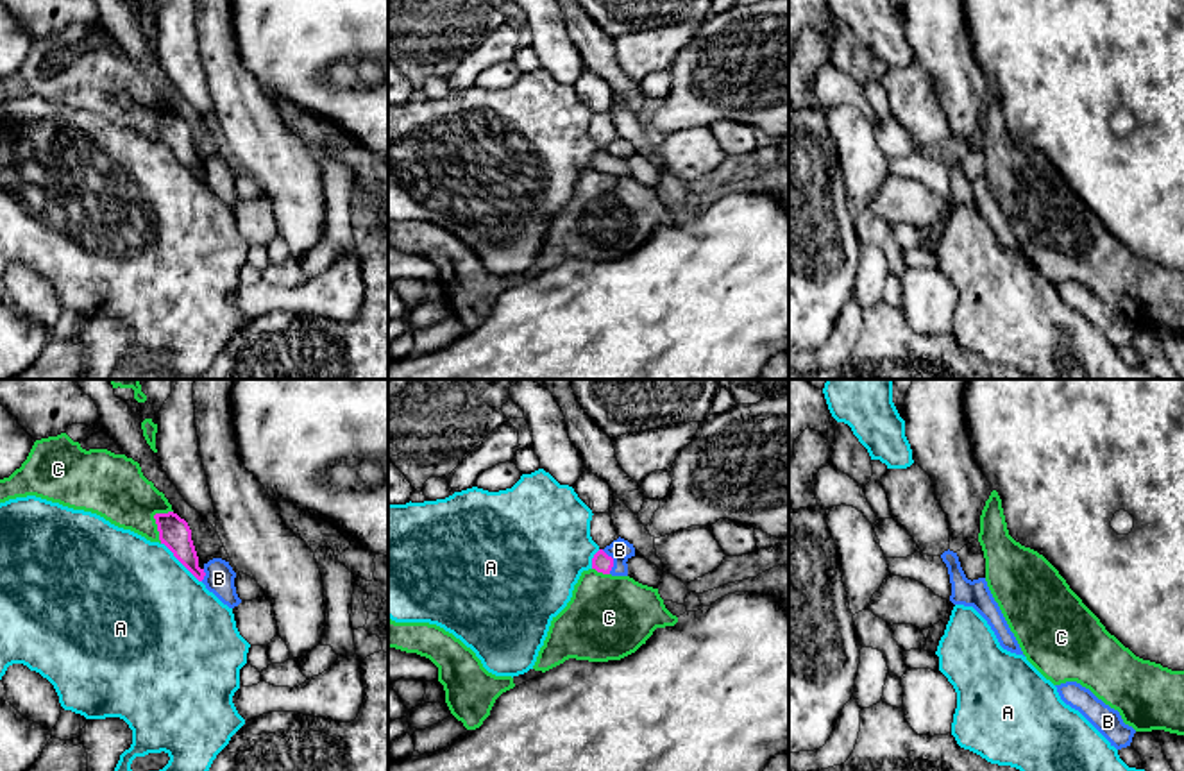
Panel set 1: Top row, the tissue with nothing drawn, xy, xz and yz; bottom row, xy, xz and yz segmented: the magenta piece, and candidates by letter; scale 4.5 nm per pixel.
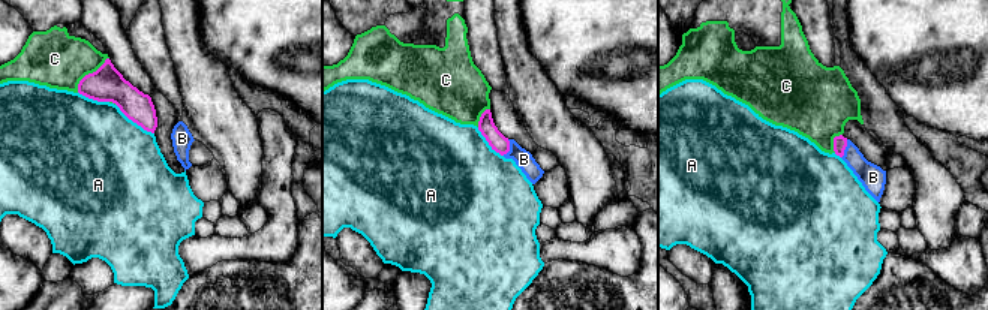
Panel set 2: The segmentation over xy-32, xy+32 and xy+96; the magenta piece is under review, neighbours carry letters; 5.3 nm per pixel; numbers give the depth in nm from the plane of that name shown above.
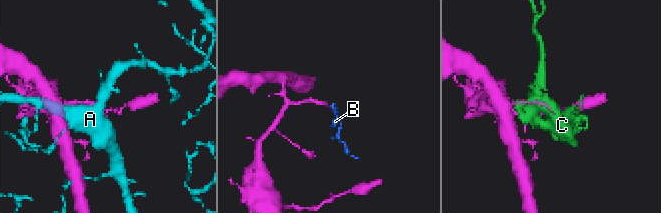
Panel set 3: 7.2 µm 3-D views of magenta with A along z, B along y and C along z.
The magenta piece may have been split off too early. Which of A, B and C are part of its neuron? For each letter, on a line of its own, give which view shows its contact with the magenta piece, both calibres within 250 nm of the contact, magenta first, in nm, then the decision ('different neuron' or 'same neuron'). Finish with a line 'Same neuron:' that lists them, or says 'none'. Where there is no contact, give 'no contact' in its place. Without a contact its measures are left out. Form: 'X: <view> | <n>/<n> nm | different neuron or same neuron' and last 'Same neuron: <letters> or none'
A: xy | 140/500 nm | different neuron
B: xz | 90/100 nm | same neuron
C: xy | 140/280 nm | different neuron
Same neuron: B

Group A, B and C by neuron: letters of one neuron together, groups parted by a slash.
A / B / C

